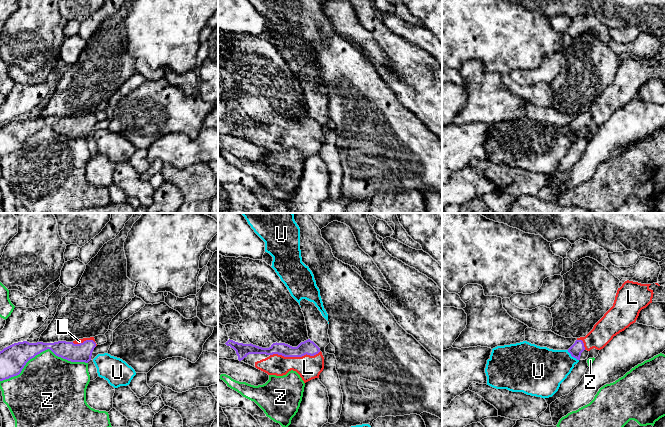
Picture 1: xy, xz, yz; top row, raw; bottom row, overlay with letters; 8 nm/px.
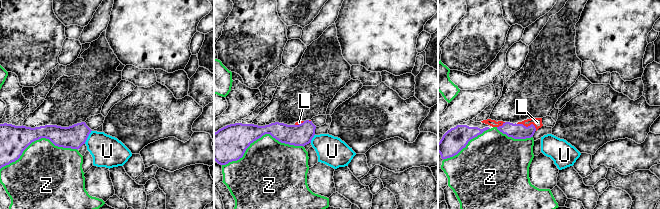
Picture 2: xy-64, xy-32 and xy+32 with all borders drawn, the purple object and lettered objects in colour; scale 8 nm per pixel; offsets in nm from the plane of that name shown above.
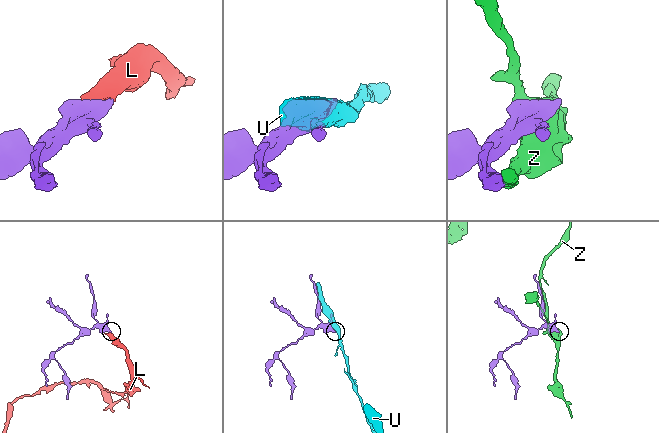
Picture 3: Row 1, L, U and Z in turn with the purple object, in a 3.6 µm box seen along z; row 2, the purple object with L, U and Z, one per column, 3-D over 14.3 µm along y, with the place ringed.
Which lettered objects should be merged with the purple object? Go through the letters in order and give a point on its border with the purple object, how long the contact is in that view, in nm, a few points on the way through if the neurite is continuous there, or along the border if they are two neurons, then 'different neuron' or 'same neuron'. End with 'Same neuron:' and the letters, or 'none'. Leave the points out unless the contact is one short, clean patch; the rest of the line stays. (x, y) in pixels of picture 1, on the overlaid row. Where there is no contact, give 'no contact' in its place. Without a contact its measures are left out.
L: xz (295, 356) | 400 nm | across xz (308, 347), (295, 356), (308, 367) | same neuron
U: yz (572, 356) | 130 nm | different neuron
Z: xy (42, 351) | 700 nm | different neuron
Same neuron: L

